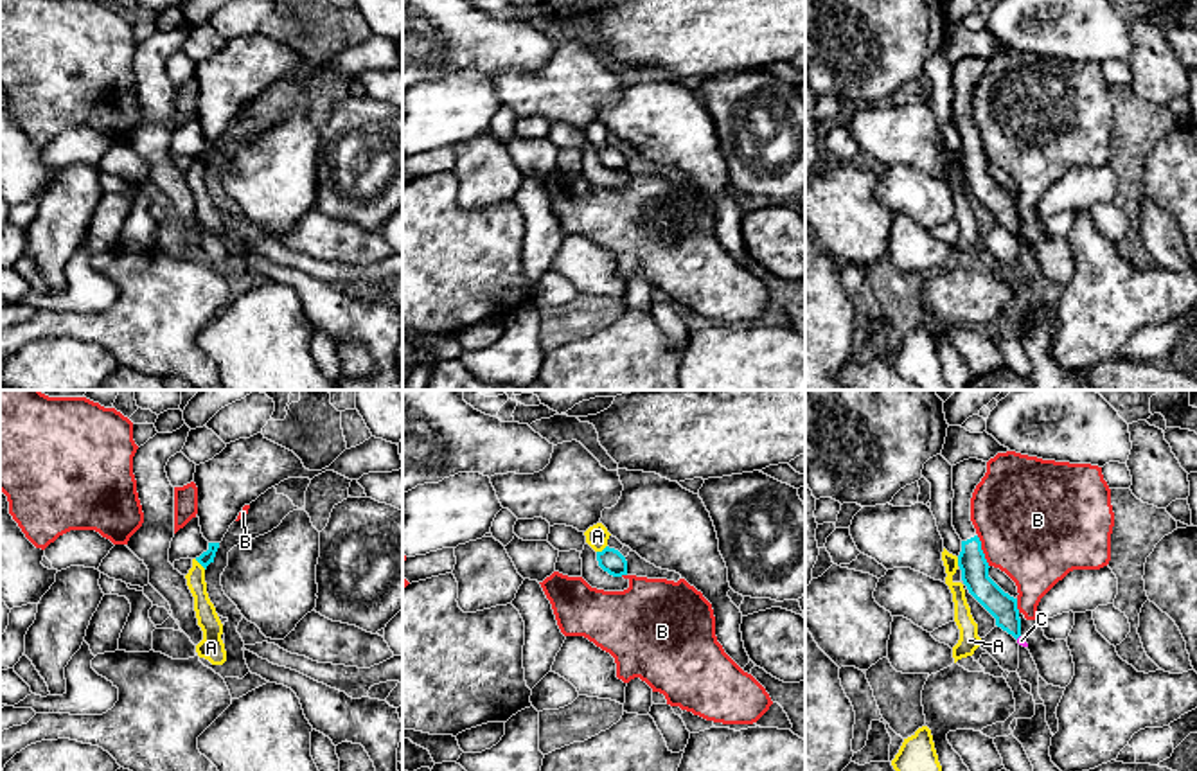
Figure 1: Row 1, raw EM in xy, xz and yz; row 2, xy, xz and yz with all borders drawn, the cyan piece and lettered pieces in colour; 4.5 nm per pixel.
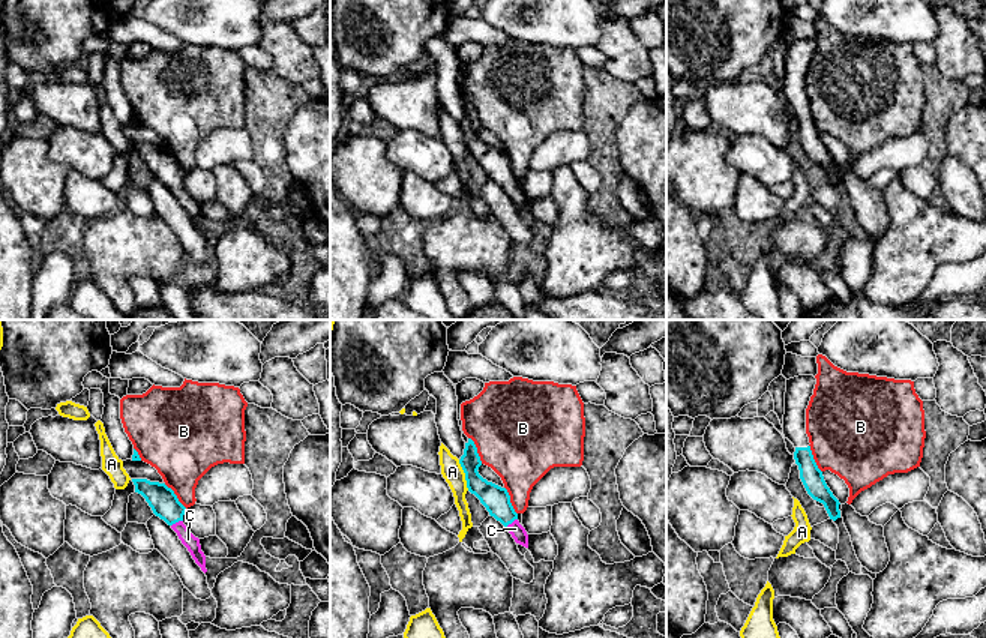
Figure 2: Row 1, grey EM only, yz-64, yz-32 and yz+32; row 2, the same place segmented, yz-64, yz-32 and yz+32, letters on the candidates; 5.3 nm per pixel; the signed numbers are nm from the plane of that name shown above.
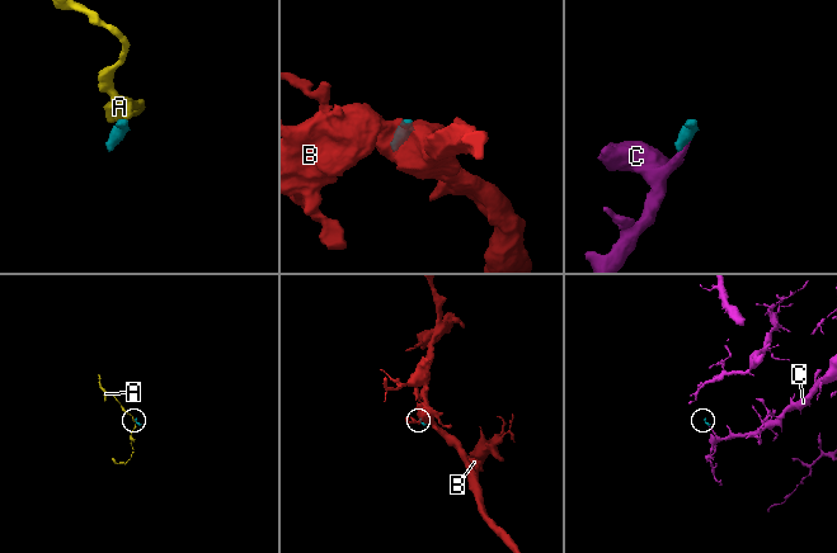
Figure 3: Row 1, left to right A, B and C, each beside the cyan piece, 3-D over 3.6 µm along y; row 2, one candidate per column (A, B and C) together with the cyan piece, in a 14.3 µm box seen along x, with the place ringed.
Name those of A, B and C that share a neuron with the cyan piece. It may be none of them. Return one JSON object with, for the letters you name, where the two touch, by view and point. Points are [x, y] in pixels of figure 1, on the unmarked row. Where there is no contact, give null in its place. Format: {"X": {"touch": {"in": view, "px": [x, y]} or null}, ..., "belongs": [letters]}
{"C": {"touch": {"in": "yz", "px": [1018, 234]}}, "belongs": ["C"]}

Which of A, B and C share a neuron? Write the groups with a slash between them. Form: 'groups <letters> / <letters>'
groups A / B / C

